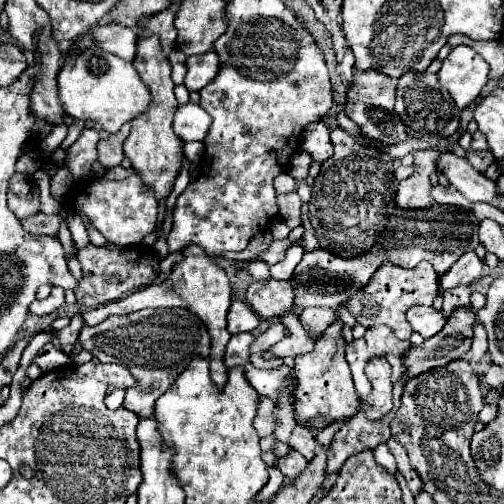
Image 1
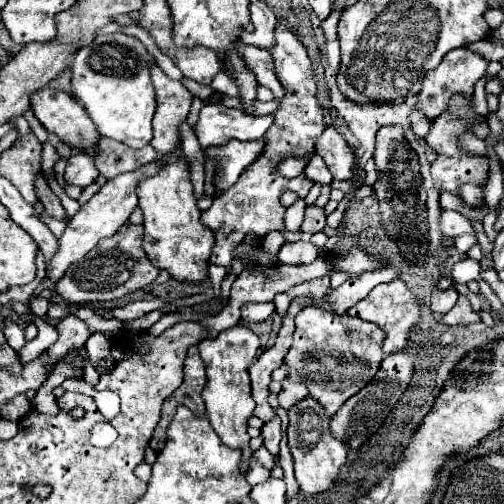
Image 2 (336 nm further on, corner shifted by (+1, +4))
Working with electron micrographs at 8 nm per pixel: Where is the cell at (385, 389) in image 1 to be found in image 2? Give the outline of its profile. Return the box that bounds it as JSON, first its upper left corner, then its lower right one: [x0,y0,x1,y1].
[286,396,348,494]

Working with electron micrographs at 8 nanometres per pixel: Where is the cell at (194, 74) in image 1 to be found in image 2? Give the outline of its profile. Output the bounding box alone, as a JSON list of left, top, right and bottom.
[238,44,284,100]

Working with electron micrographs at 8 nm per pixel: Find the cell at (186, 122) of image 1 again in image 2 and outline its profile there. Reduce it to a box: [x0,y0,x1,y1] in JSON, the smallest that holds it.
[196,104,274,146]

